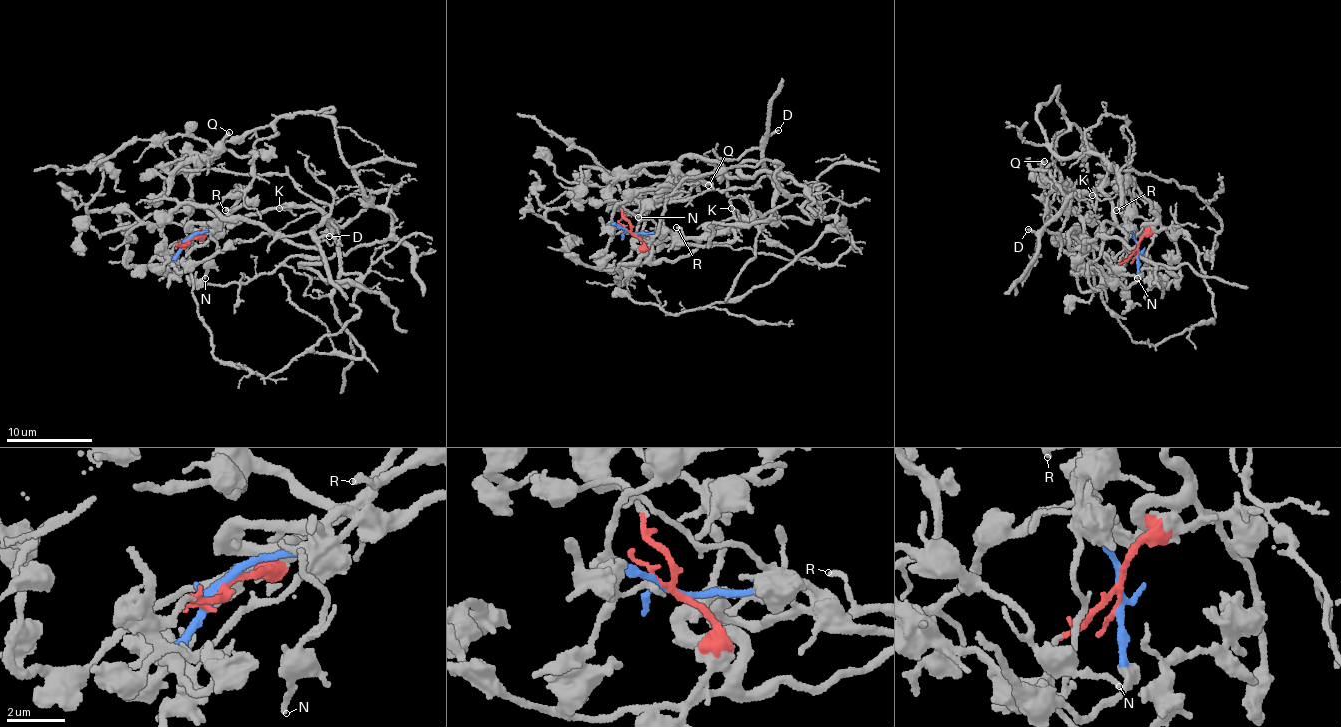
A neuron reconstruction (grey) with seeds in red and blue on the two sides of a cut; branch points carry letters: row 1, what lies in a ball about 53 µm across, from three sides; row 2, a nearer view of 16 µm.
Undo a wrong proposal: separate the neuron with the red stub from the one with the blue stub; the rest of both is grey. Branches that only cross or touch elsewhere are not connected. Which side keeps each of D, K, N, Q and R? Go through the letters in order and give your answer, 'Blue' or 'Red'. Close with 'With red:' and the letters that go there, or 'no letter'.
D: Blue
K: Blue
N: Red
Q: Red
R: Blue
With red: N, Q

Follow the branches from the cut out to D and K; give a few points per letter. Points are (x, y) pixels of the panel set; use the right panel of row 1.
D: (1137, 248), (1122, 180), (1102, 185), (1097, 175), (1099, 187), (1074, 193), (1046, 225), (1027, 228)
K: (1137, 248), (1129, 216), (1135, 211), (1122, 180), (1096, 188), (1092, 196)

